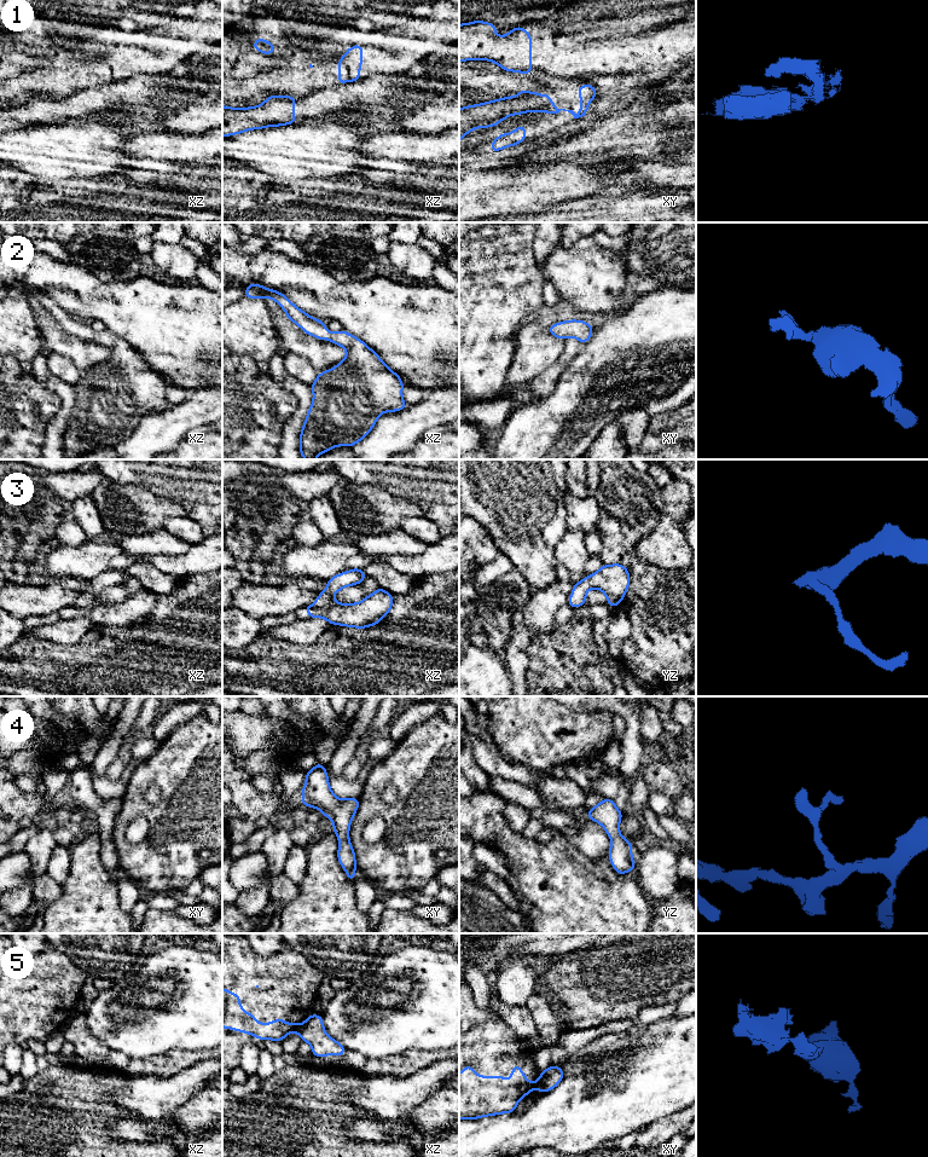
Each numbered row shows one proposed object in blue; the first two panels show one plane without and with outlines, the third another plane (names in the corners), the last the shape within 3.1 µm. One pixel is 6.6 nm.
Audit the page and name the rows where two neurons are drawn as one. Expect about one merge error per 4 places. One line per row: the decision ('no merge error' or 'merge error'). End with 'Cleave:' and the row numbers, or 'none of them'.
1: merge error
2: no merge error
3: no merge error
4: no merge error
5: merge error
Cleave: 1, 5

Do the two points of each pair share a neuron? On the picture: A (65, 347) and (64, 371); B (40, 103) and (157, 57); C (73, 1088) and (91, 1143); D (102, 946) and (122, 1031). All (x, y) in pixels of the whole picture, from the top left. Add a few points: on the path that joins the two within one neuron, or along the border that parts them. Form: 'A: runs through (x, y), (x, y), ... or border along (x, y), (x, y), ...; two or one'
A: border along (47, 351), (63, 354), (81, 372); two
B: border along (167, 74), (138, 74), (134, 76); two
C: runs through (73, 1101), (73, 1116), (80, 1129); one
D: border along (139, 969), (114, 983); two

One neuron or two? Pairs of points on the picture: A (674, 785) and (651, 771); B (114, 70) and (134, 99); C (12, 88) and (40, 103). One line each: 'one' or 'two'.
A: one
B: two
C: two

